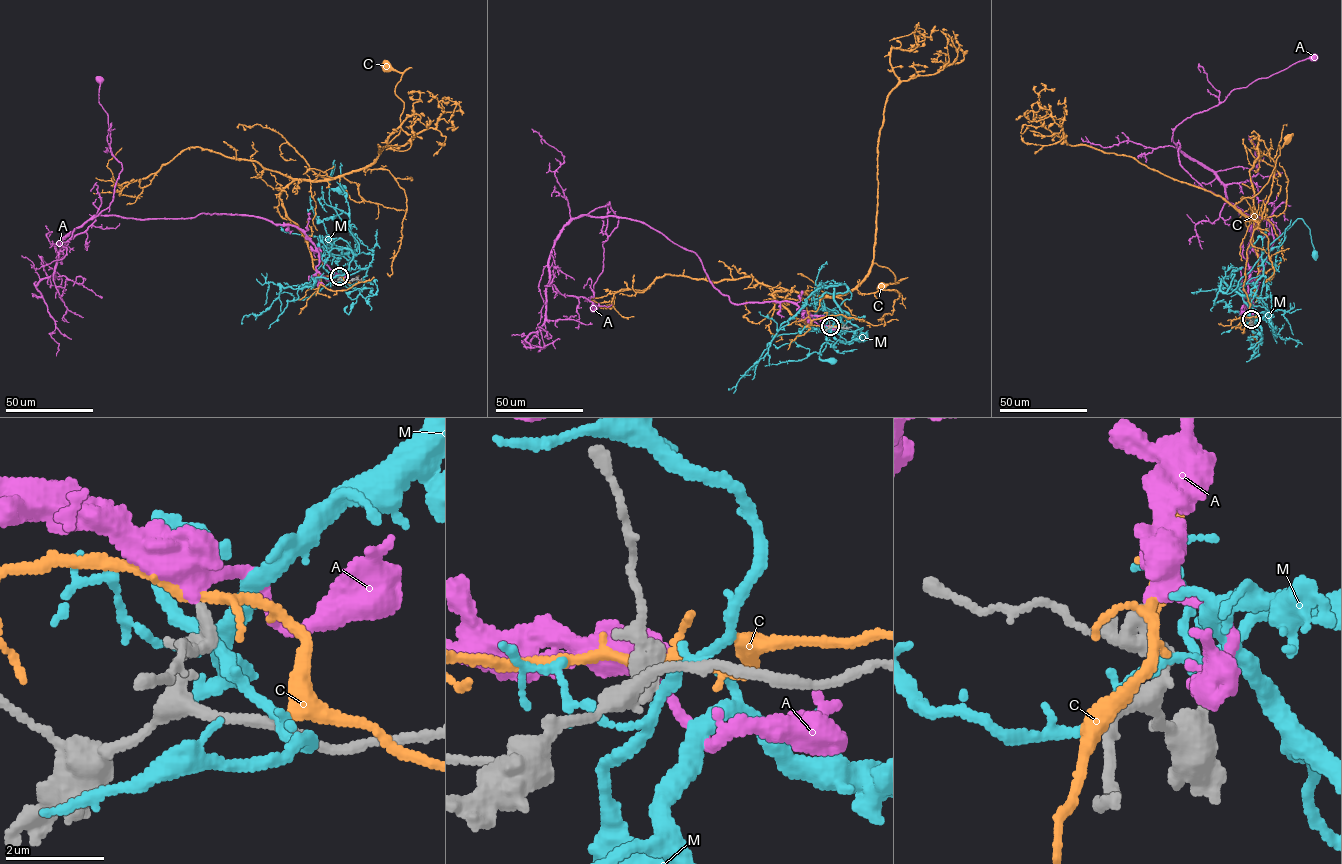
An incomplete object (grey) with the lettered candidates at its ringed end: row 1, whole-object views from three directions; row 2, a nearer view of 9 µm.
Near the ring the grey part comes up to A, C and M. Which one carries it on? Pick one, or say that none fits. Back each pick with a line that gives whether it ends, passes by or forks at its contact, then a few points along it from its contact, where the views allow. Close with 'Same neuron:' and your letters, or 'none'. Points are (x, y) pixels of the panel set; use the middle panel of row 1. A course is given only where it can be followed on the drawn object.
A: it passes by; it runs (830, 327), (789, 301), (733, 304), (694, 252), (638, 221), (587, 214), (609, 203), (618, 218), (594, 308)
Same neuron: A

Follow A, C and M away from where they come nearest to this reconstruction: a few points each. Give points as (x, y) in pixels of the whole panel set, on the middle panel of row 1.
A: (830, 327), (789, 301), (733, 304), (694, 252), (638, 221), (587, 214), (609, 203), (618, 218), (594, 308)
C: (830, 327), (797, 319), (772, 293), (844, 295), (854, 289), (874, 263), (889, 269), (898, 282), (883, 285)
M: (830, 328), (827, 340), (842, 315), (834, 286), (842, 284), (851, 298), (821, 316), (819, 358), (831, 361)

